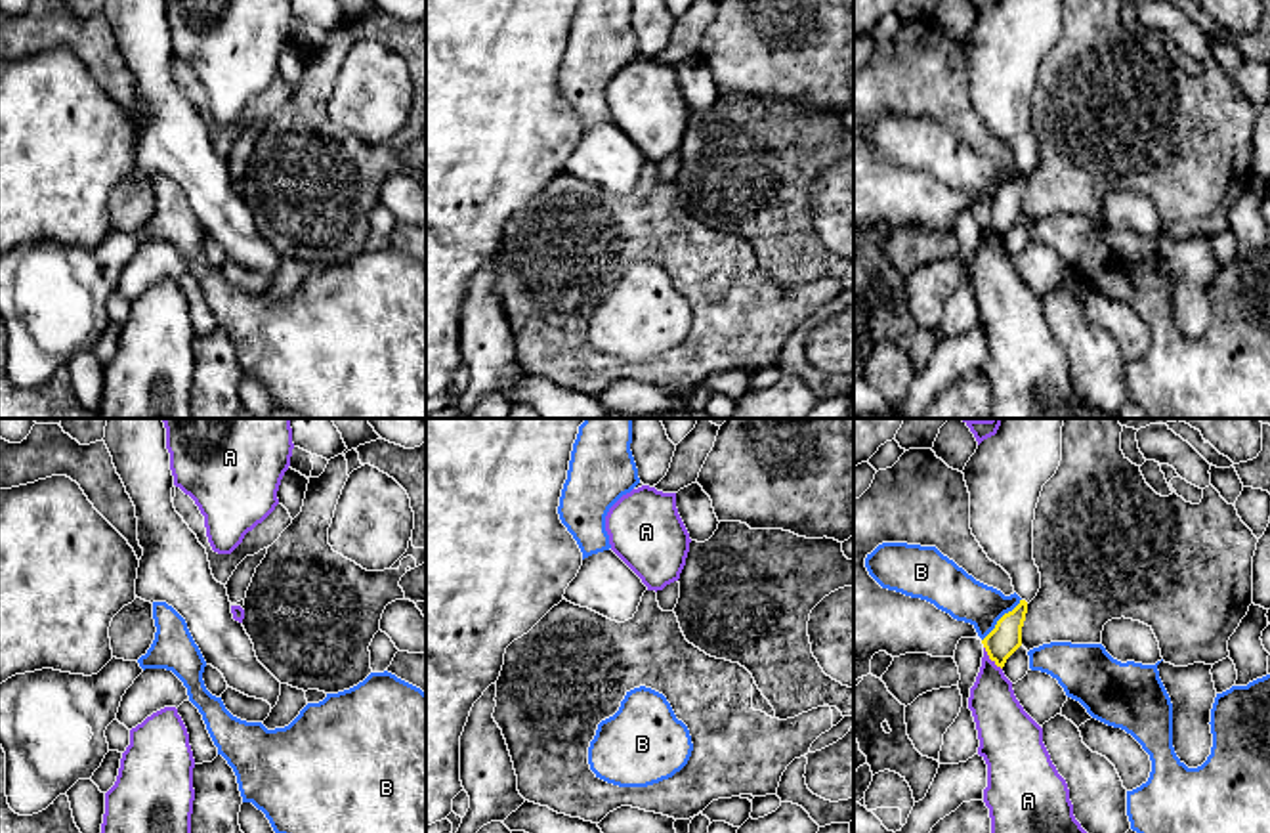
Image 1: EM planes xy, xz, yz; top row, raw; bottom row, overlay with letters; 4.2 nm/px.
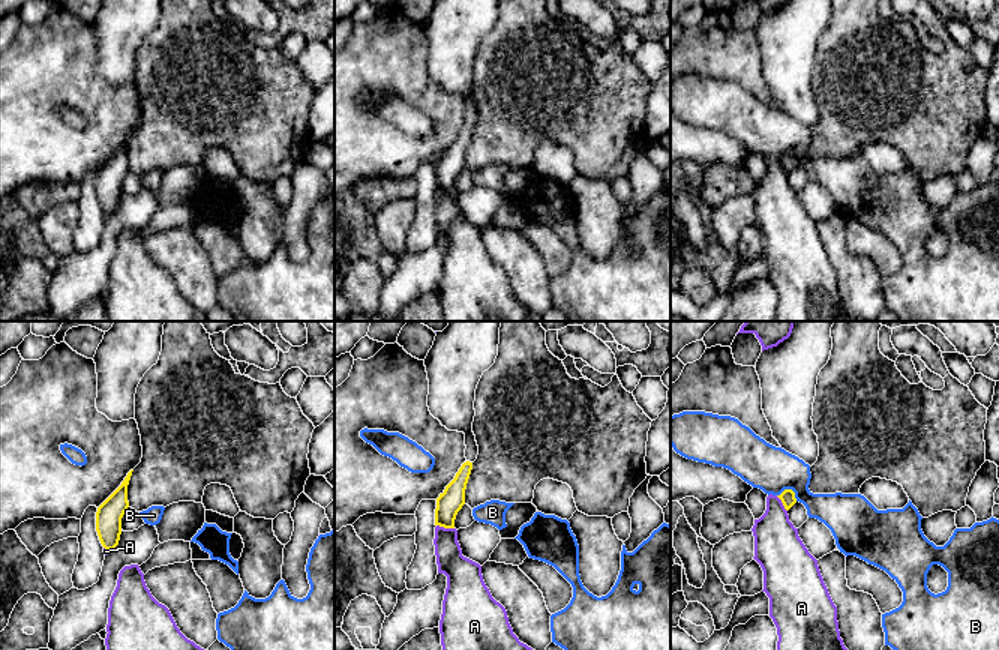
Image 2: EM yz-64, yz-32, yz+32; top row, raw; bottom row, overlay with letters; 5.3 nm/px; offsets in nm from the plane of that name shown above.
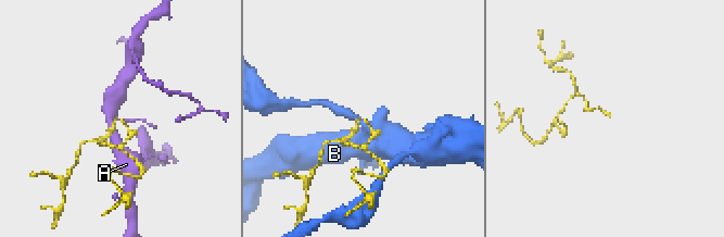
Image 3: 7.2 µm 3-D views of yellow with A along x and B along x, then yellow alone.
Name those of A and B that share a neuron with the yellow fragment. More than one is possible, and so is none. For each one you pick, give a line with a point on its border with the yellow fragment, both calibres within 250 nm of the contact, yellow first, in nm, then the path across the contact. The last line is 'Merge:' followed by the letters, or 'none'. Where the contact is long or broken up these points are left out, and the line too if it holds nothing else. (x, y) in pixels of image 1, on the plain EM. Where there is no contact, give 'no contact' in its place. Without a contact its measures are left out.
Merge: none

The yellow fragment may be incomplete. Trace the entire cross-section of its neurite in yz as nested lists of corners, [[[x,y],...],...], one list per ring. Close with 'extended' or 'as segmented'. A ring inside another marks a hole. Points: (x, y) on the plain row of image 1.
[[[999,0],[984,11],[963,46],[970,65],[970,101],[991,134],[1012,151],[1020,176],[982,212],[1005,239],[1022,218],[1027,176],[1041,160],[1033,132],[1033,92],[1043,57],[1062,32],[1062,0]]] | extended

